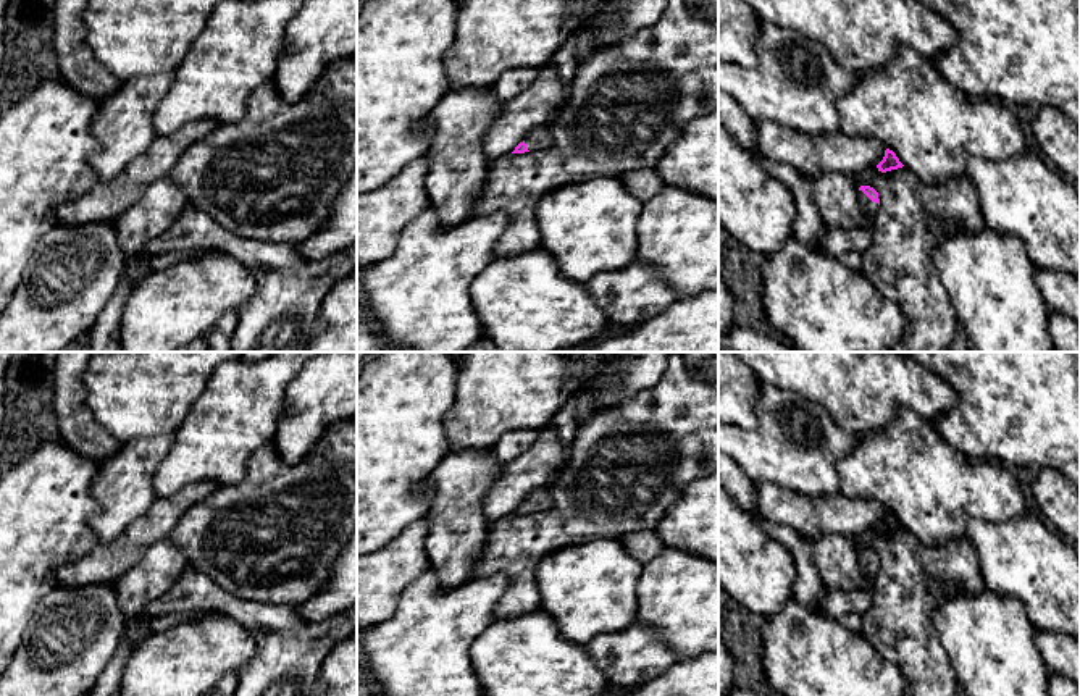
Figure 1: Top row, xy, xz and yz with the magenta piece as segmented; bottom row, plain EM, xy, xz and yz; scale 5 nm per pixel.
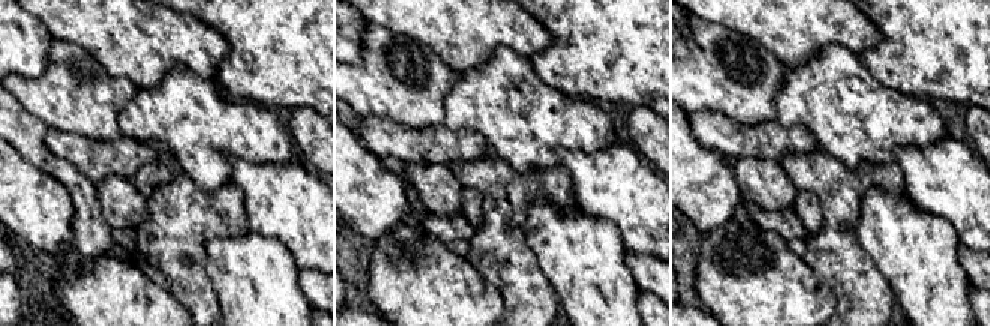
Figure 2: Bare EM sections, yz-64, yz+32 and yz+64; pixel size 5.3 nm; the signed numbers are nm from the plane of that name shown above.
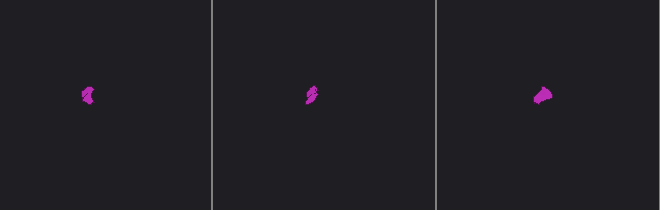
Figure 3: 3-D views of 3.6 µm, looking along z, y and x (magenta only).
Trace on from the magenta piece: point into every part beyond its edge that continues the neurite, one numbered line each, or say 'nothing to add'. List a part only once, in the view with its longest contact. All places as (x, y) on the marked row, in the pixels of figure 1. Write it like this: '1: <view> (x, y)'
1: yz (870, 207)

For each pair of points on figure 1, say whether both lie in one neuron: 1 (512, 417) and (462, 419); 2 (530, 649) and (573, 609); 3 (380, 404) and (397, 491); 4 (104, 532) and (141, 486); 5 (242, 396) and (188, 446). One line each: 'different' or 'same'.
1: same
2: different
3: same
4: same
5: same

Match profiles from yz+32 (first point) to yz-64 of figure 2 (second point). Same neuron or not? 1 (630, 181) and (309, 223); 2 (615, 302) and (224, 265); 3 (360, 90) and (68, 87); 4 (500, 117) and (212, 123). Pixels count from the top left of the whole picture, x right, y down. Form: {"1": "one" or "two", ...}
{"1": "one", "2": "one", "3": "one", "4": "one"}

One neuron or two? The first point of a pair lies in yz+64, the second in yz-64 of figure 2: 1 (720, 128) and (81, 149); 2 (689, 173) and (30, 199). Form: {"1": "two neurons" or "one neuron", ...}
{"1": "one neuron", "2": "one neuron"}

